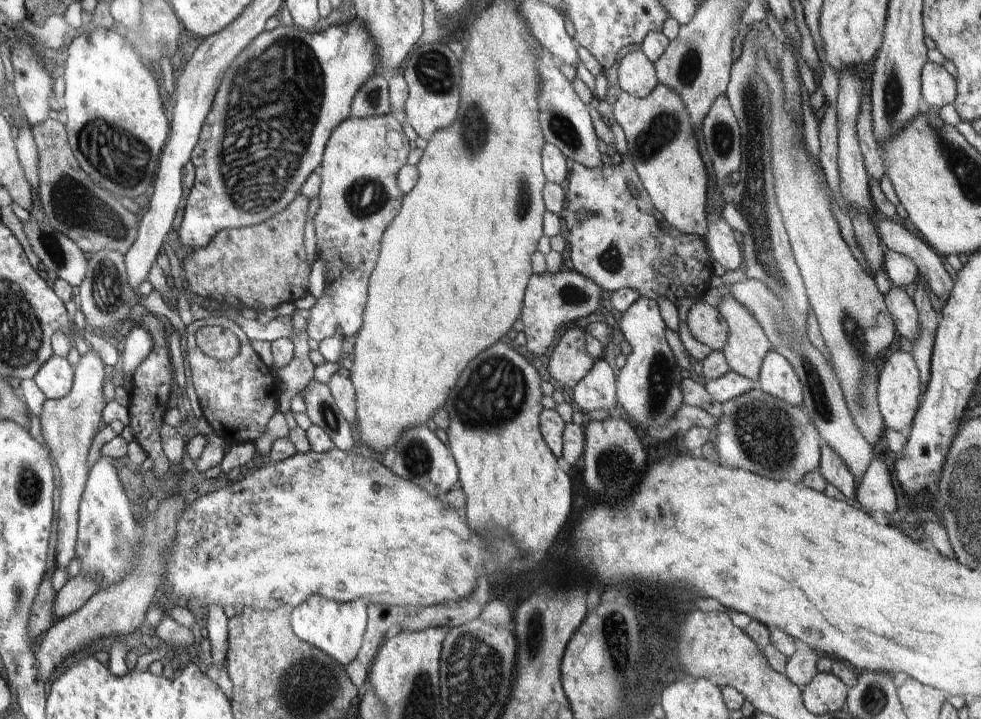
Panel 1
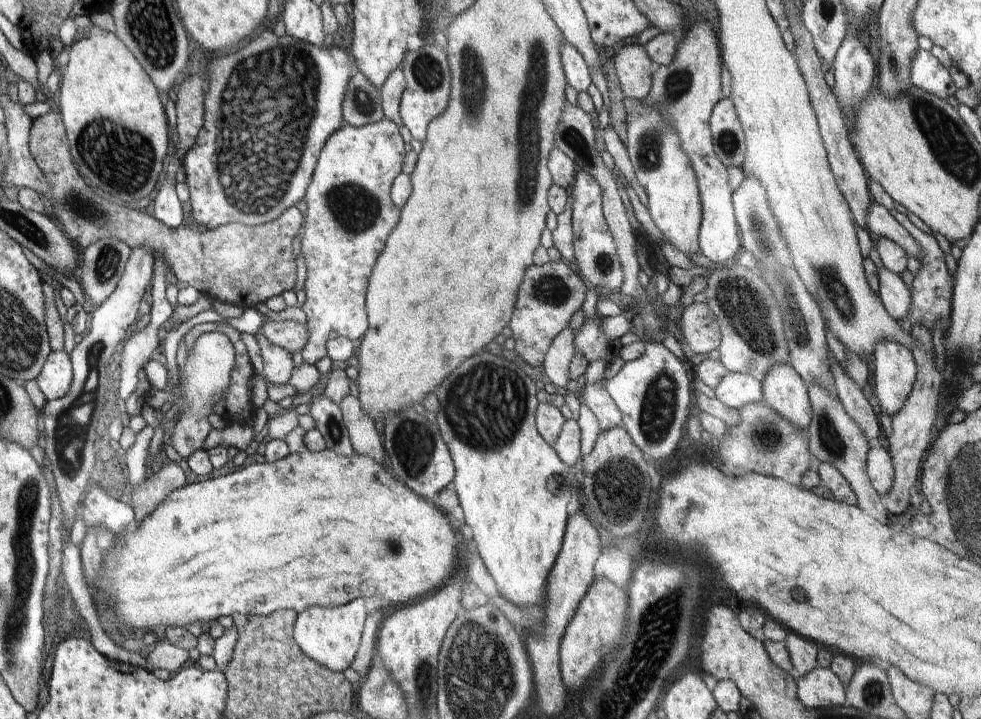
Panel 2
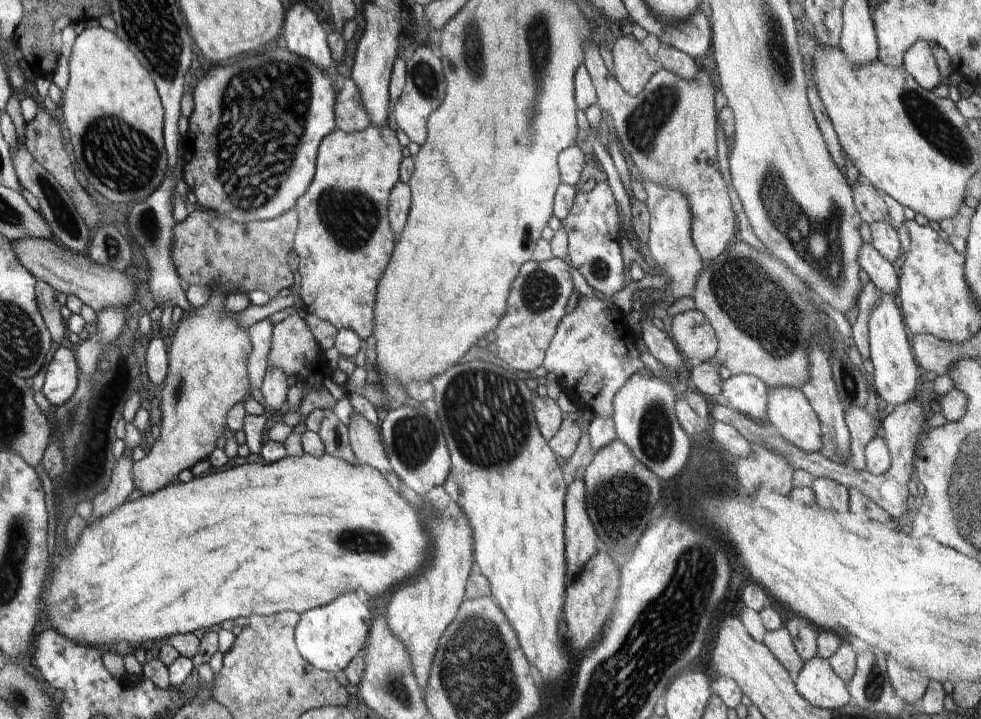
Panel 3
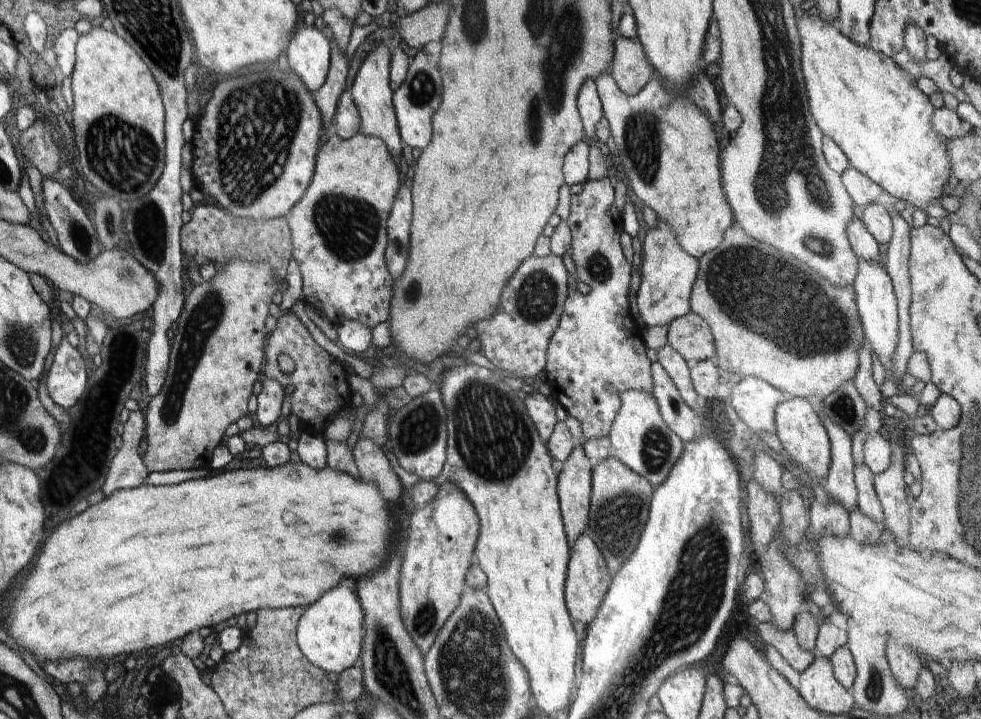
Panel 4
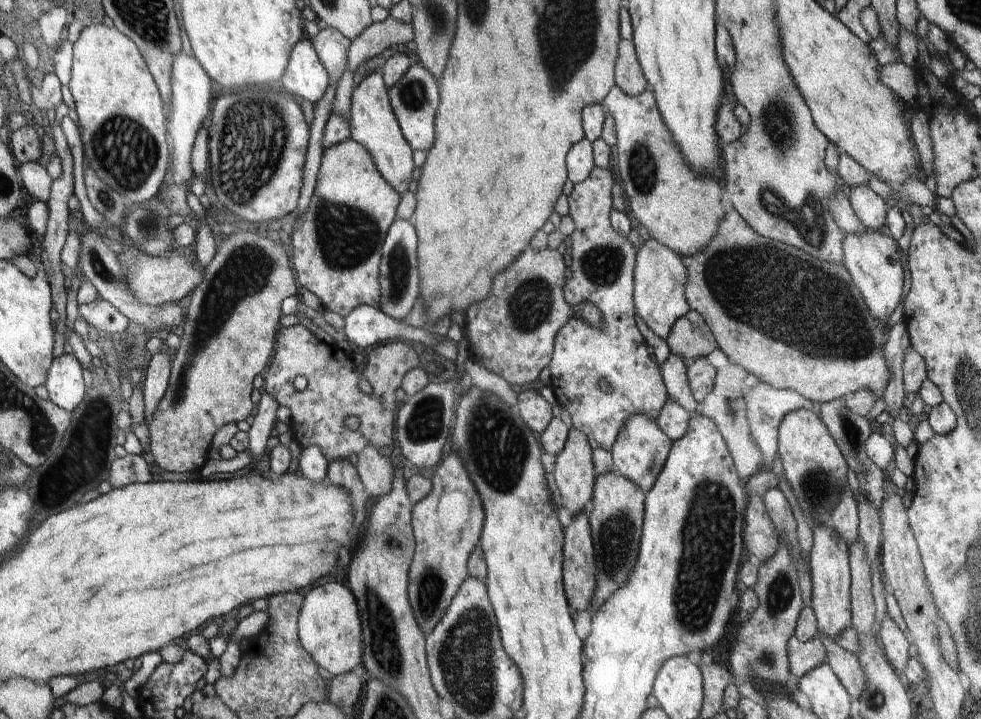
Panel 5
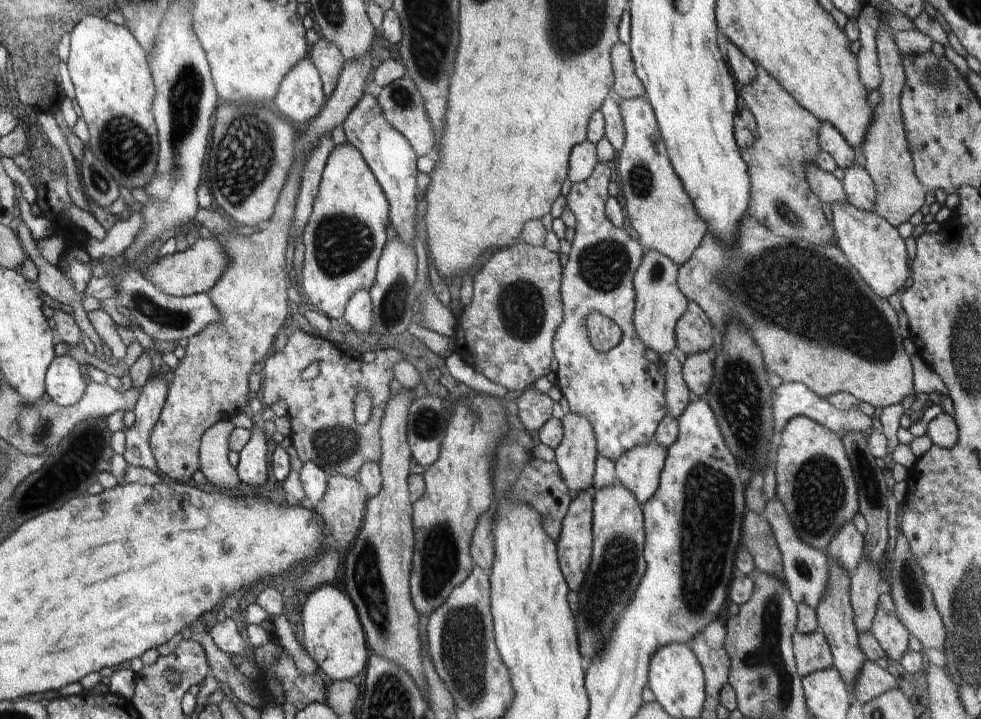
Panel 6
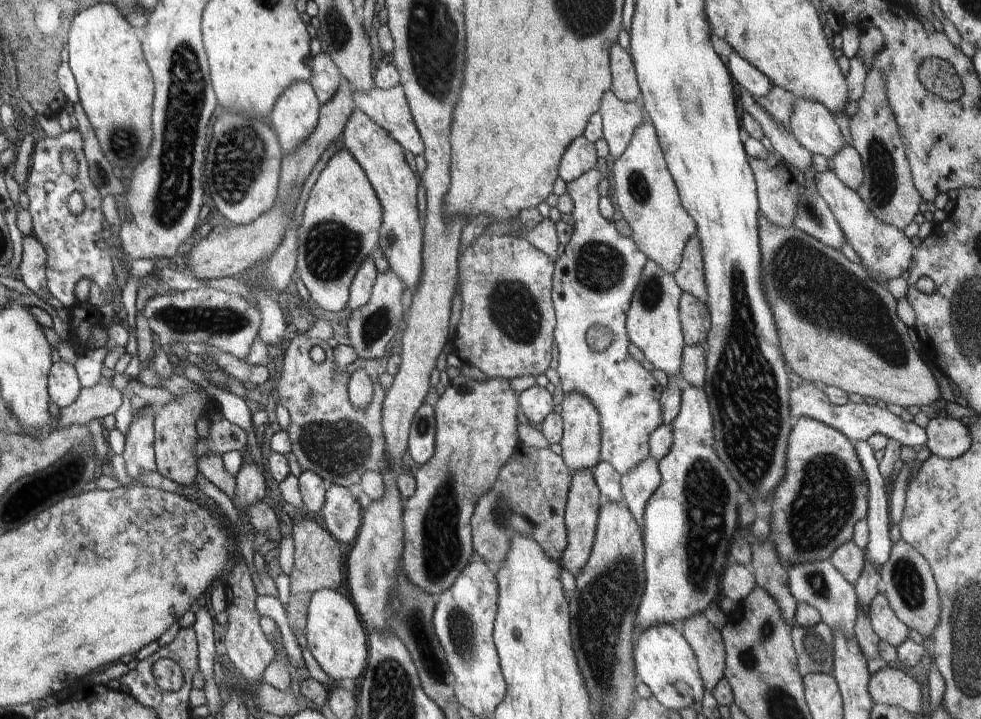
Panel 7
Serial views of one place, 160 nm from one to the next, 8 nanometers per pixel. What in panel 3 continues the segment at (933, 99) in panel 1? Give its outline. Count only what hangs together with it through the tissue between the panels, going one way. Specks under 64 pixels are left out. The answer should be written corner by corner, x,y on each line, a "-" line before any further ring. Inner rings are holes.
926,41
915,42
906,51
903,58
903,67
923,89
932,91
938,84
947,84
950,89
956,89
964,80
958,73
952,72
943,79
938,71
931,47

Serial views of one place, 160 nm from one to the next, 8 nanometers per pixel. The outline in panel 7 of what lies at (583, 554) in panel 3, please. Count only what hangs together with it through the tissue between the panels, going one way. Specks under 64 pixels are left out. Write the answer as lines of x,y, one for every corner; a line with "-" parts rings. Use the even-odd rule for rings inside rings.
570,392
564,396
562,401
561,418
563,420
563,436
560,444
562,445
562,458
571,472
578,470
592,470
600,461
601,452
601,429
600,414
596,406
582,394

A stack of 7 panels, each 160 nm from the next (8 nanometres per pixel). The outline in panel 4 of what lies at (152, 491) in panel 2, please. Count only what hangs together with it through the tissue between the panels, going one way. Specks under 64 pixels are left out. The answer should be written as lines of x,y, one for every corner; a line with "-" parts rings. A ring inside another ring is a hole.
234,258
230,264
218,269
216,276
210,281
203,280
202,284
194,286
192,292
188,298
185,299
184,309
180,314
180,318
175,323
173,329
174,342
171,345
170,352
170,364
167,371
166,382
164,388
158,396
154,396
148,404
148,412
145,417
145,436
146,436
146,454
142,458
144,466
148,473
152,472
167,472
173,470
190,470
190,469
209,469
210,460
212,460
212,454
216,448
224,442
224,434
226,428
230,424
236,423
242,416
246,416
249,413
248,402
253,395
254,383
259,380
258,376
263,370
263,364
265,363
266,354
266,342
268,334
266,334
266,324
268,324
268,318
270,318
269,305
272,304
273,298
277,294
284,294
289,288
289,283
281,278
274,278
272,274
272,266
266,262
266,260
252,260
252,262
246,262
246,260
240,260
240,258

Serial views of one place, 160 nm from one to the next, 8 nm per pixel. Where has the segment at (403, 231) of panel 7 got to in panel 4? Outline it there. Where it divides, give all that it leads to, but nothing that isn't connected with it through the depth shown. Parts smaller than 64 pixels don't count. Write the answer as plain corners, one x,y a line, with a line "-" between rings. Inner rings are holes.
384,44
376,46
361,64
360,70
358,70
358,74
356,74
354,82
352,82
349,94
352,96
356,110
359,113
359,133
380,138
386,144
386,148
388,148
388,152
390,152
396,168
400,168
400,161
405,145
402,143
399,134
396,112
393,106
393,91
389,86
390,64
391,54
389,49

